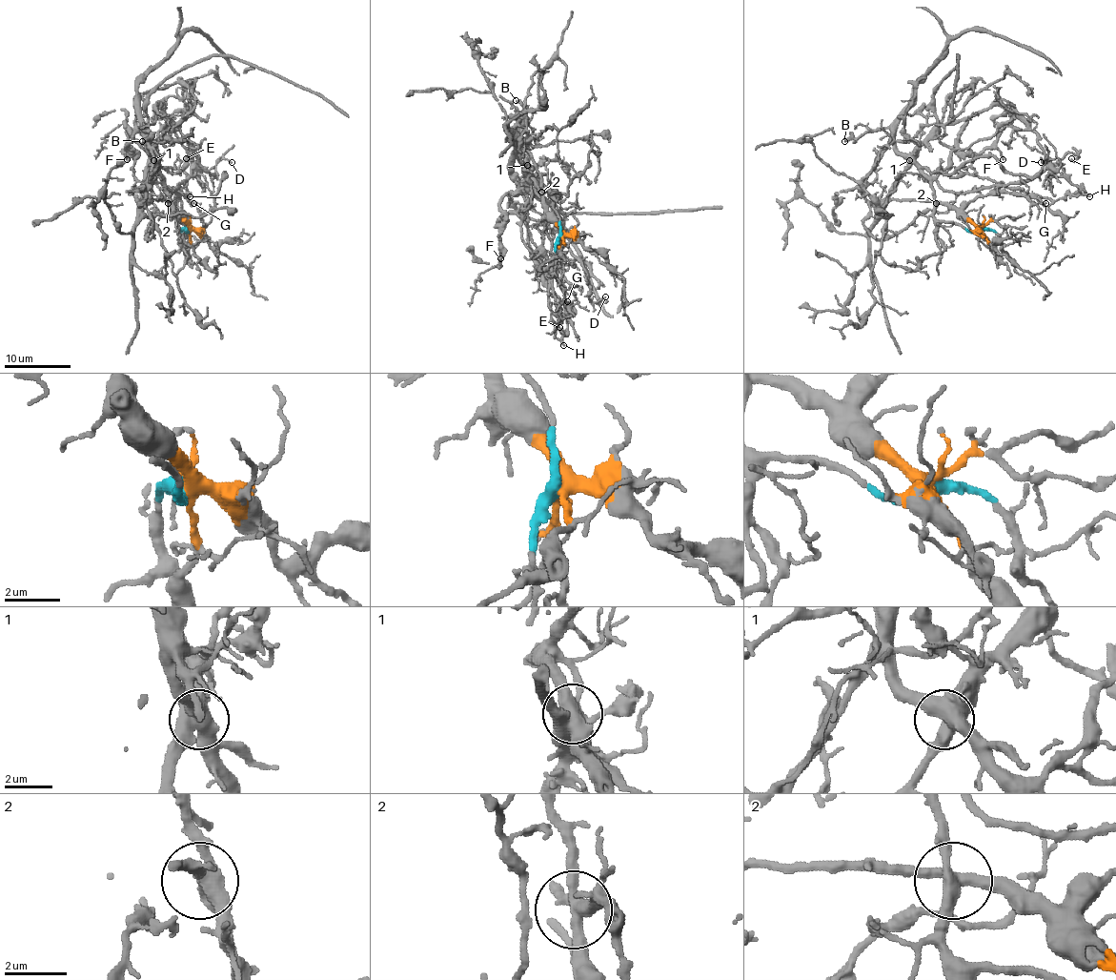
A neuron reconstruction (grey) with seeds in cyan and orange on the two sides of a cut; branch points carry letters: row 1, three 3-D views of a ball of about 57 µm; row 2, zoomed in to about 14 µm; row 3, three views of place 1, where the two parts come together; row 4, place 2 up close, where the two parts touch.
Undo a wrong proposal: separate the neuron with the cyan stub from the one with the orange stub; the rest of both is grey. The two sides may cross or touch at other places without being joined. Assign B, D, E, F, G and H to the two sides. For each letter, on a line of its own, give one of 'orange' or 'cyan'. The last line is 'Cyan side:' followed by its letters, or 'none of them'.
B: cyan
D: cyan
E: cyan
F: orange
G: orange
H: cyan
Cyan side: B, D, E, H

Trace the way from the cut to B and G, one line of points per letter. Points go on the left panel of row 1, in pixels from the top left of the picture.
B: (187, 230), (173, 216), (173, 201), (153, 156), (147, 150), (147, 134), (142, 128), (152, 136), (142, 141)
G: (187, 230), (187, 221), (171, 201), (169, 194), (180, 193), (193, 203)

